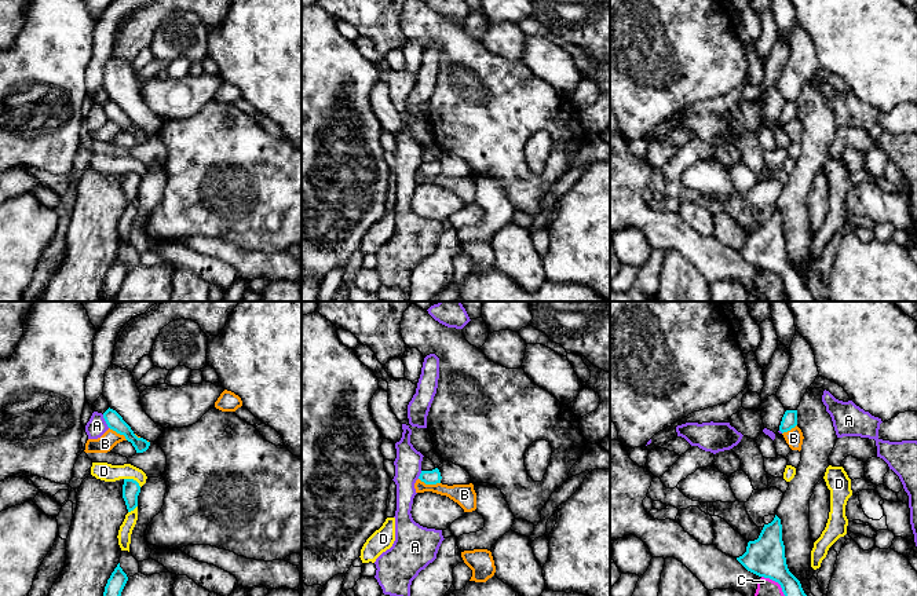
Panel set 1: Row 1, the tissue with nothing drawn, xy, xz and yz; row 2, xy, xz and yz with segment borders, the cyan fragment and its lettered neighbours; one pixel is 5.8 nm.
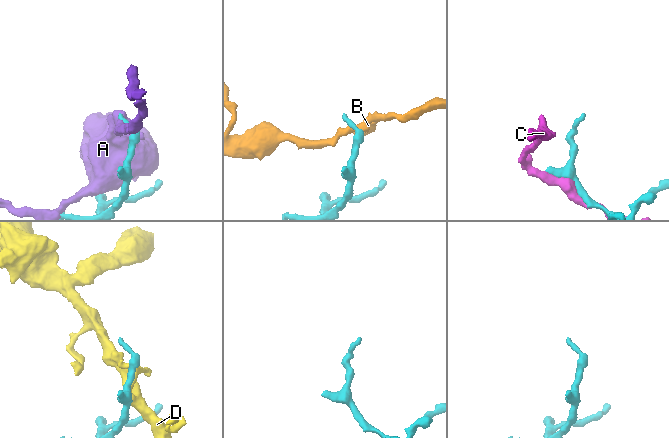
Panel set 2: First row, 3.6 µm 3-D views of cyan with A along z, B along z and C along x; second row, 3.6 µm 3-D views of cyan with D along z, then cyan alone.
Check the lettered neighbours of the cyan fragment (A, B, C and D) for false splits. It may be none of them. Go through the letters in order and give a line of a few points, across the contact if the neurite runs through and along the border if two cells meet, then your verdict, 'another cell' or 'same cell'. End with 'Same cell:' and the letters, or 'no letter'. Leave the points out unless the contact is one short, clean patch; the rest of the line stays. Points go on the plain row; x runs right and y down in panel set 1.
A: another cell
B: line xz (419, 169), (426, 175), (439, 175); another cell
C: another cell
D: line xy (124, 169), (132, 169), (141, 178); another cell
Same cell: no letter

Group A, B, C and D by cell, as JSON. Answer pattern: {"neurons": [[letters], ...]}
{"neurons": [["A"], ["B"], ["C"], ["D"]]}

